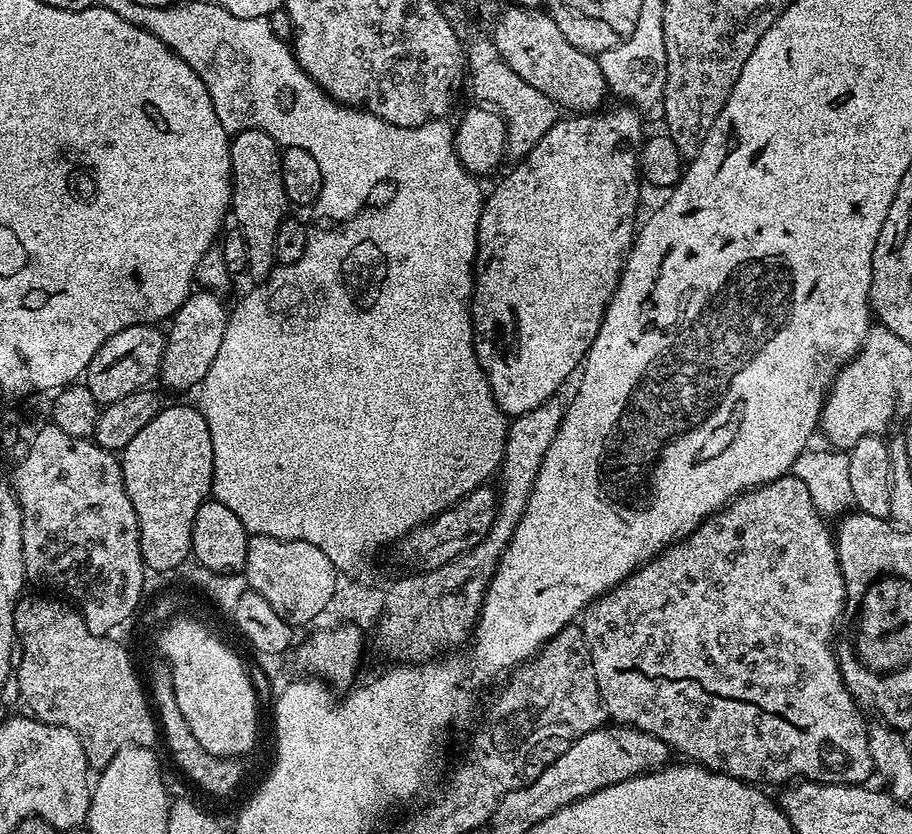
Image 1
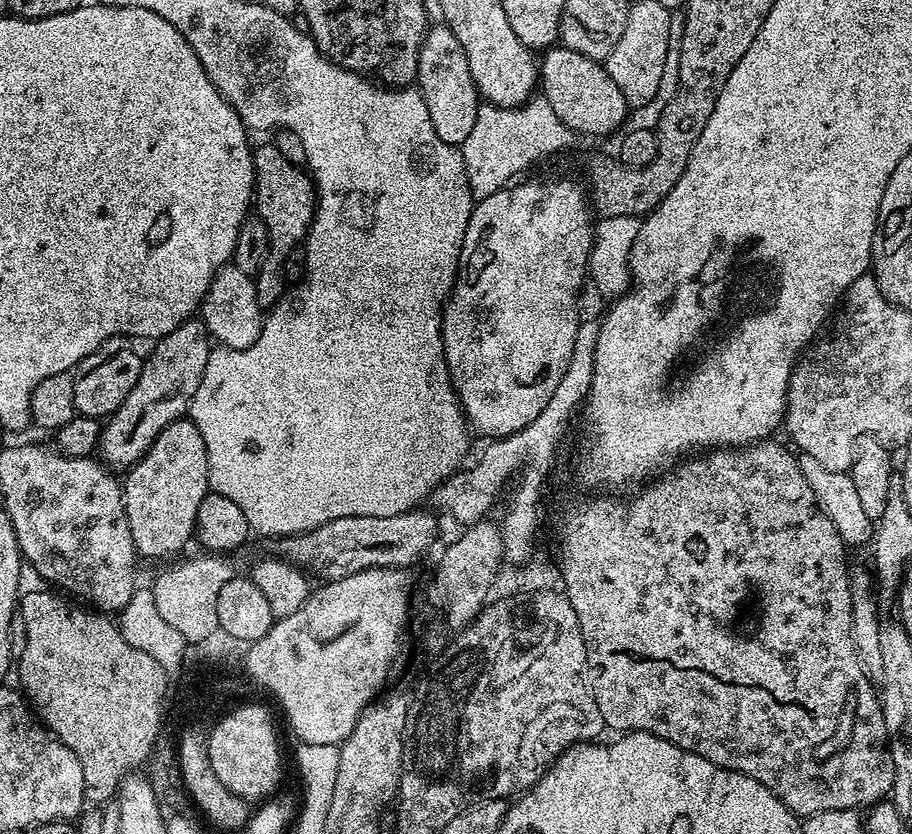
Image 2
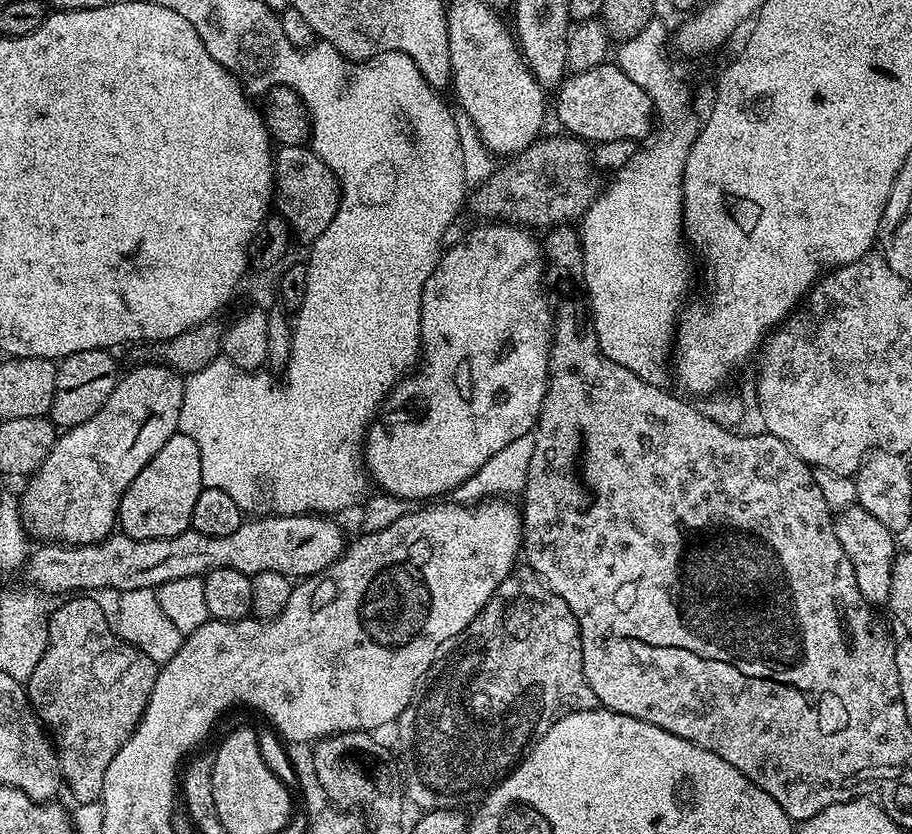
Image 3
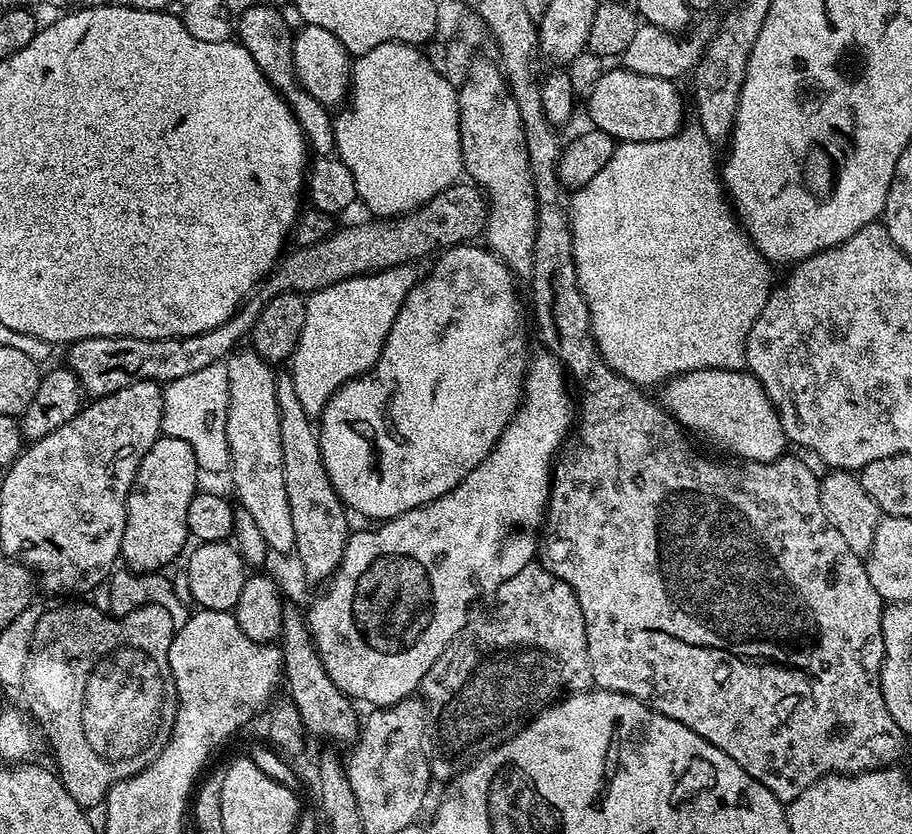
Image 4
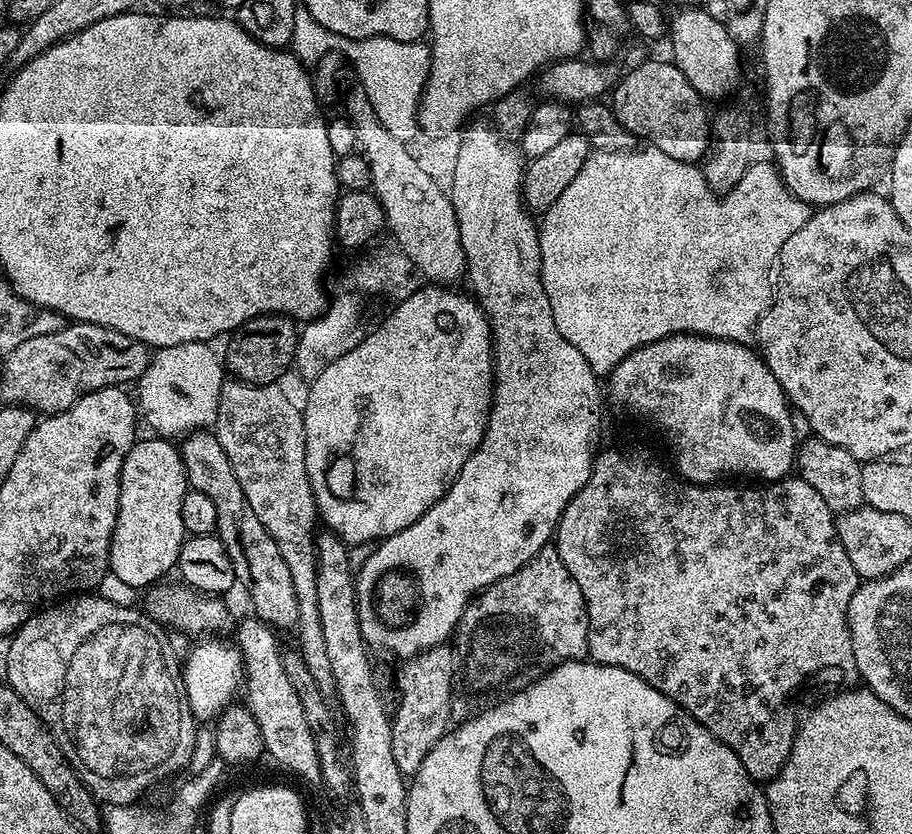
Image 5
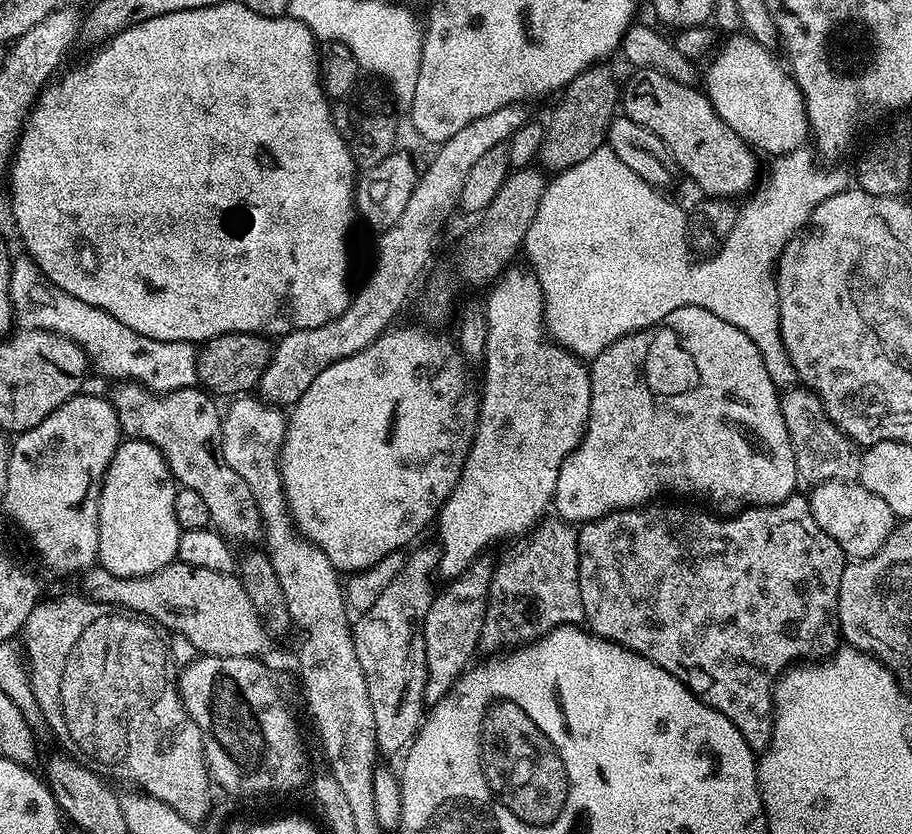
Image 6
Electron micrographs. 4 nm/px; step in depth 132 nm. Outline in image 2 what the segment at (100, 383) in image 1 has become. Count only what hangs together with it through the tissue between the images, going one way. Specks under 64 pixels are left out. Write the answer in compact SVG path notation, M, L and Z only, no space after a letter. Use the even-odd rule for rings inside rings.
M115 336L106 342L102 342L94 354L82 358L82 362L76 365L74 371L71 373L71 377L74 388L74 406L79 415L107 418L118 410L118 406L122 406L122 402L126 402L130 390L134 390L134 382L138 382L138 374L144 365L142 356L139 356L132 349L132 344L133 341L131 339L123 336Z

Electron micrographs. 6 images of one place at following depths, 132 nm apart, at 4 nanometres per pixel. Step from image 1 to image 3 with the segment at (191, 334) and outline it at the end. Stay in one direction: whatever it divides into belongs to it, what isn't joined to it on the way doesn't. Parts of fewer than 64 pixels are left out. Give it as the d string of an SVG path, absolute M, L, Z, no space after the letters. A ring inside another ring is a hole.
M159 362L147 363L142 365L141 368L134 369L133 372L126 373L125 376L123 373L122 378L117 379L114 394L110 394L110 398L106 398L102 410L98 410L98 414L94 414L94 418L90 418L90 422L82 422L82 426L74 426L67 429L63 434L57 435L54 450L50 450L46 462L42 462L40 469L27 477L25 484L28 485L25 486L24 493L19 493L18 499L20 502L20 517L27 522L26 528L33 537L41 536L41 541L44 542L63 542L65 545L75 546L77 544L99 544L107 536L113 535L120 515L120 500L126 494L130 482L134 482L134 478L138 478L138 474L146 466L146 462L150 462L150 458L154 458L154 454L158 454L158 450L162 450L162 446L166 446L168 439L176 435L180 427L185 377Z

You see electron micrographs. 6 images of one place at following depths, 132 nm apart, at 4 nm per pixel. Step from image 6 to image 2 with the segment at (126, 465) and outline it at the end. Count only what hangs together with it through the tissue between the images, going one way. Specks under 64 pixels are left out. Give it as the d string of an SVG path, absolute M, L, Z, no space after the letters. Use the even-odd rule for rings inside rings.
M191 418L175 420L149 446L148 452L137 464L127 469L123 477L124 509L126 522L130 522L130 538L134 538L134 546L141 557L172 556L187 546L193 539L196 530L198 506L202 506L202 498L209 492L208 463L206 462L206 442L202 442L202 434L198 434L198 426L194 426Z

